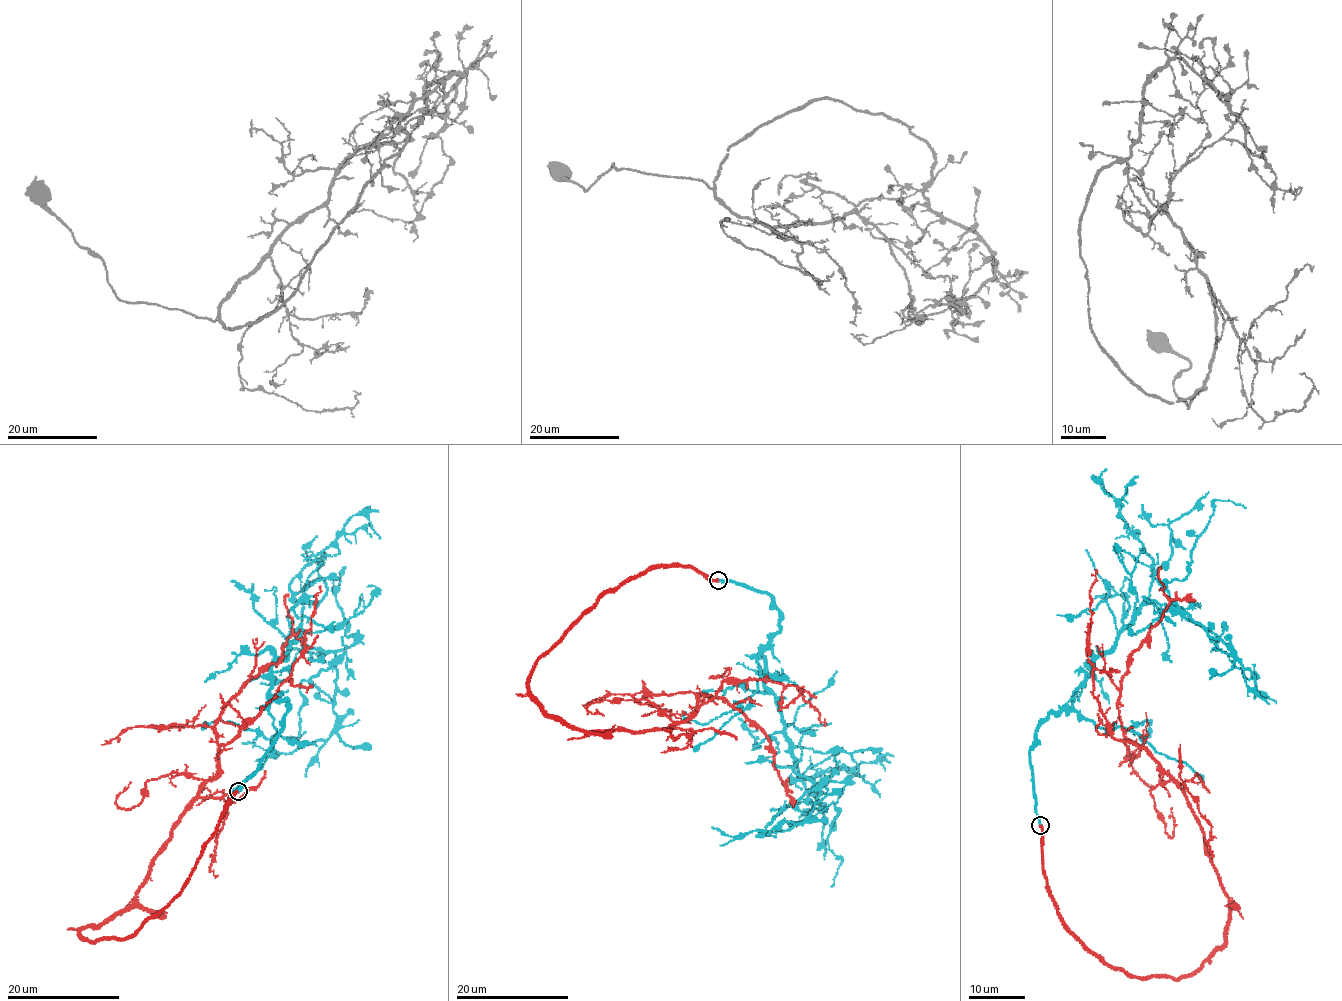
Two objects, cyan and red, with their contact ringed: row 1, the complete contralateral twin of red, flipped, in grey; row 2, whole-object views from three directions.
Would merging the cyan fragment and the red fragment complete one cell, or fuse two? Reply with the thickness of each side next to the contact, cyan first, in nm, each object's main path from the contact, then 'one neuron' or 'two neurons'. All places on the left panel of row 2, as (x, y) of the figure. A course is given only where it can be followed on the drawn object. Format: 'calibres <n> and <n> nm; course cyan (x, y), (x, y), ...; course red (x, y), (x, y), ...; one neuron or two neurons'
calibres 360 and 320 nm; course cyan (237, 791), (288, 707), (270, 695), (272, 664), (298, 630), (334, 654), (326, 740), (288, 754), (242, 744); course red (237, 791), (178, 894), (133, 934), (81, 935), (132, 902), (218, 771), (222, 709), (278, 662), (288, 593); one neuron

